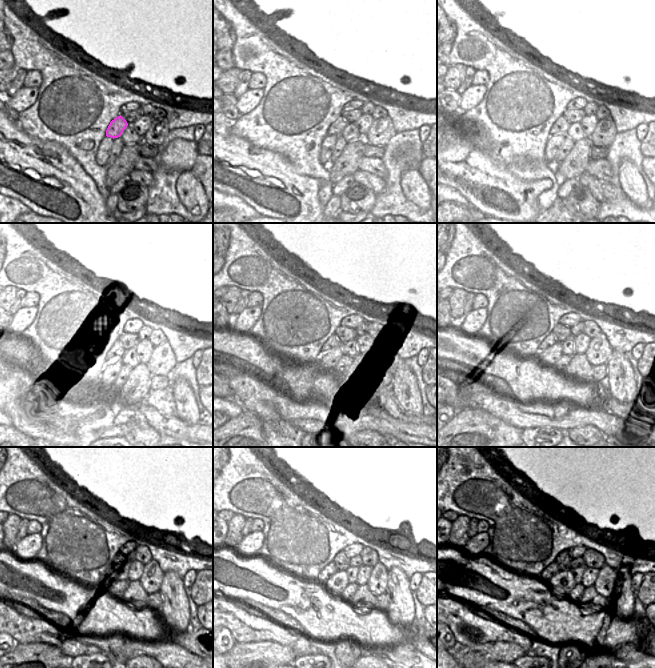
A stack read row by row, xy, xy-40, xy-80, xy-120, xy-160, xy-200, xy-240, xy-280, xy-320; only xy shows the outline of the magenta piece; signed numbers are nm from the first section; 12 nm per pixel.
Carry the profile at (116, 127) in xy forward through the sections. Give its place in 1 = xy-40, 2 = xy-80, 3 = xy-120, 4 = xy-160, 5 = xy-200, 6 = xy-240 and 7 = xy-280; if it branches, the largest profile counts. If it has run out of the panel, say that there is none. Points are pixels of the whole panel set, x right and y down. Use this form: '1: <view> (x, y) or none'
1: xy-40 (336, 128)
2: xy-80 (561, 125)
3: xy-120 (113, 348)
4: xy-160 (332, 343)
5: xy-200 (550, 340)
6: xy-240 (89, 578)
7: xy-280 (329, 570)

